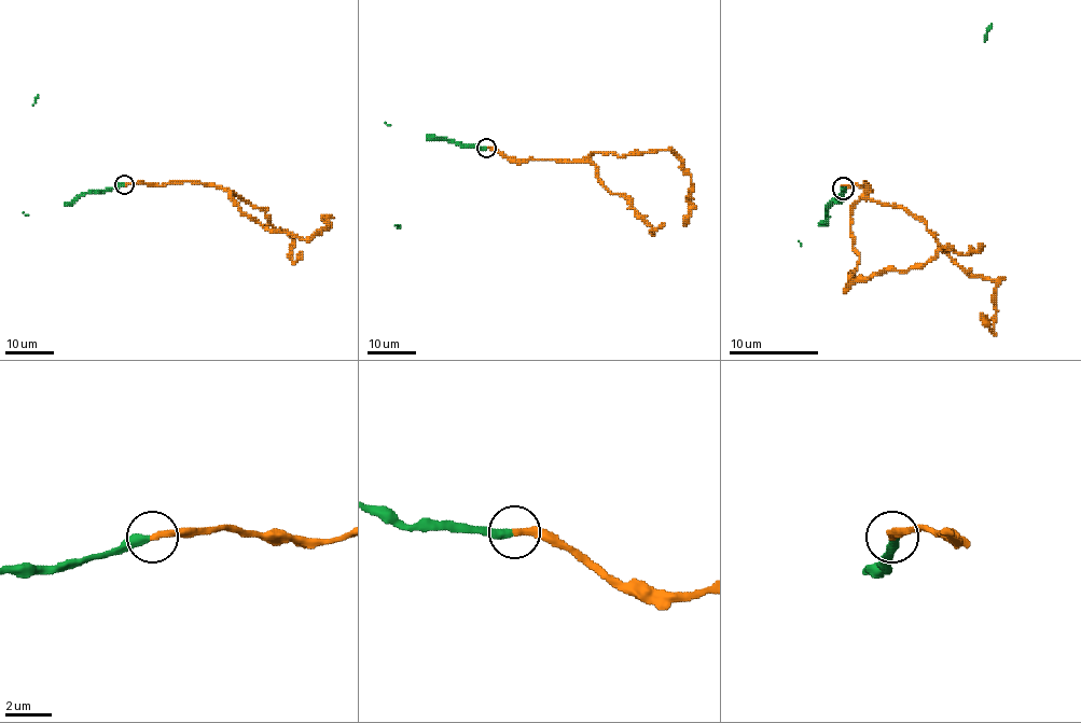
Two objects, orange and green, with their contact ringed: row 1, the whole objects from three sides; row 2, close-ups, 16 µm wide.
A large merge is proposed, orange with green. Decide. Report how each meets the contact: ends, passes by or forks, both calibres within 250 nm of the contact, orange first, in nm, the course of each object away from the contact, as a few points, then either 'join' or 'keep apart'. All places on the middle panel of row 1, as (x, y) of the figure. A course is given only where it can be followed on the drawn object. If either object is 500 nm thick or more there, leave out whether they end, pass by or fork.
orange ends | green ends | 280/400 nm | orange via (486, 148), (516, 160), (572, 161), (594, 151), (619, 156), (670, 150), (690, 176), (689, 217), (682, 224) | green via (486, 148), (449, 141), (396, 224), (399, 228) | join

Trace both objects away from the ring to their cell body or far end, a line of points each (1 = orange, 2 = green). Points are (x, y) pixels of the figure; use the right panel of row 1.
1: (843, 188), (868, 185), (850, 217), (859, 254), (848, 288), (924, 266), (946, 248), (969, 254), (984, 246)
2: (843, 188), (841, 198), (832, 203), (984, 42), (992, 24)

